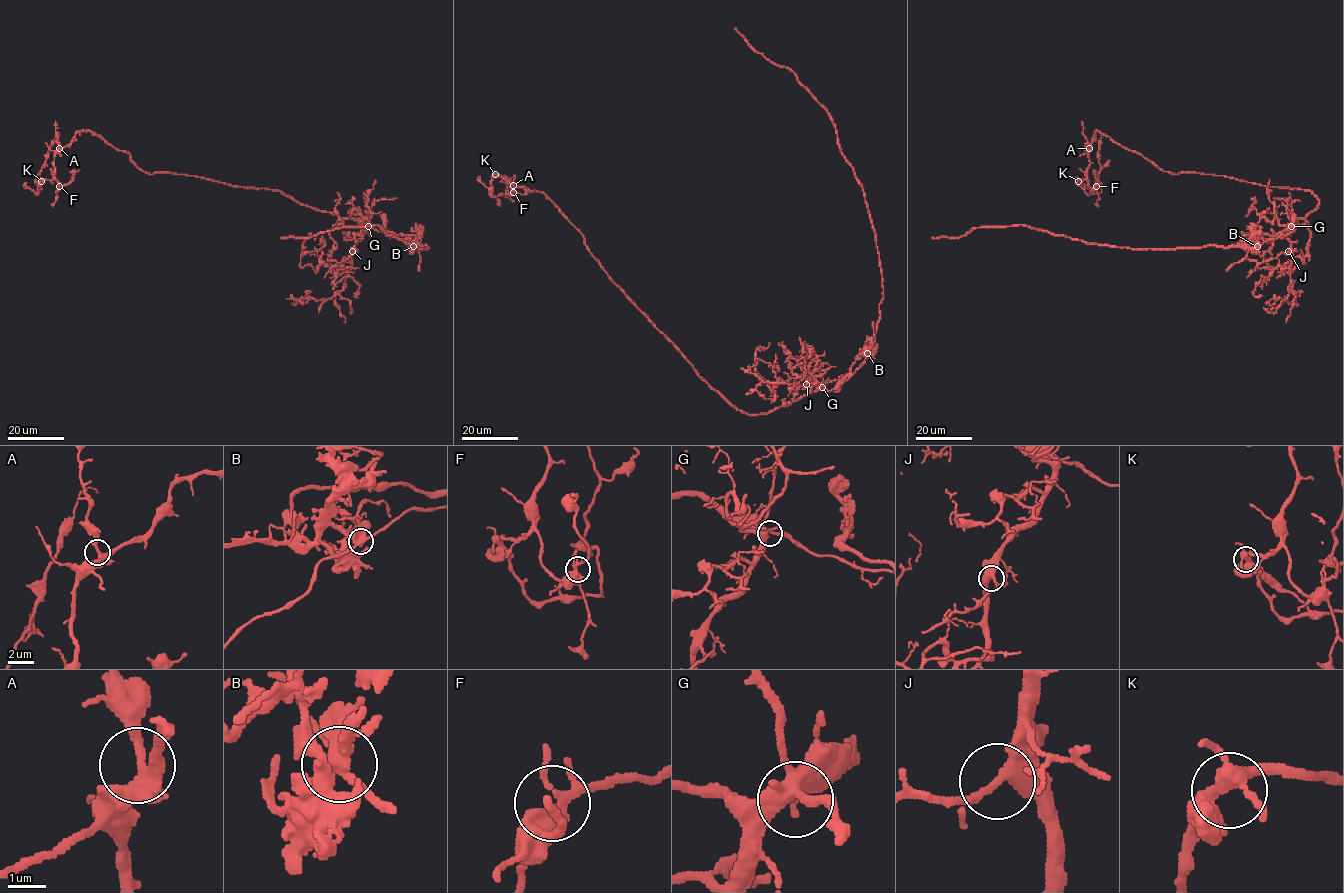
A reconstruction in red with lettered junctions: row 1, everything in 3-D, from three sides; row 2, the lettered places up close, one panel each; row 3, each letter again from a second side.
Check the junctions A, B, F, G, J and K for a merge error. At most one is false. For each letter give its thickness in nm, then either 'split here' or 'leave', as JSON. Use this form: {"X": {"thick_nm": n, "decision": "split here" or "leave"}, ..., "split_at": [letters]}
{"A": {"thick_nm": 320, "decision": "leave"}, "B": {"thick_nm": 320, "decision": "split here"}, "F": {"thick_nm": 400, "decision": "leave"}, "G": {"thick_nm": 320, "decision": "leave"}, "J": {"thick_nm": 360, "decision": "leave"}, "K": {"thick_nm": 360, "decision": "leave"}, "split_at": ["B"]}

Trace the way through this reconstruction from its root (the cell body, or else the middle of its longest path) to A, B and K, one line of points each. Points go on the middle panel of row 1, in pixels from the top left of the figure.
A: (767, 413), (748, 414), (713, 390), (613, 282), (587, 247), (583, 234), (560, 210), (541, 192), (513, 185)
B: (767, 413), (821, 387), (837, 389), (865, 361), (867, 353)
K: (767, 413), (748, 414), (731, 405), (613, 282), (583, 234), (543, 193), (508, 186), (495, 174)

